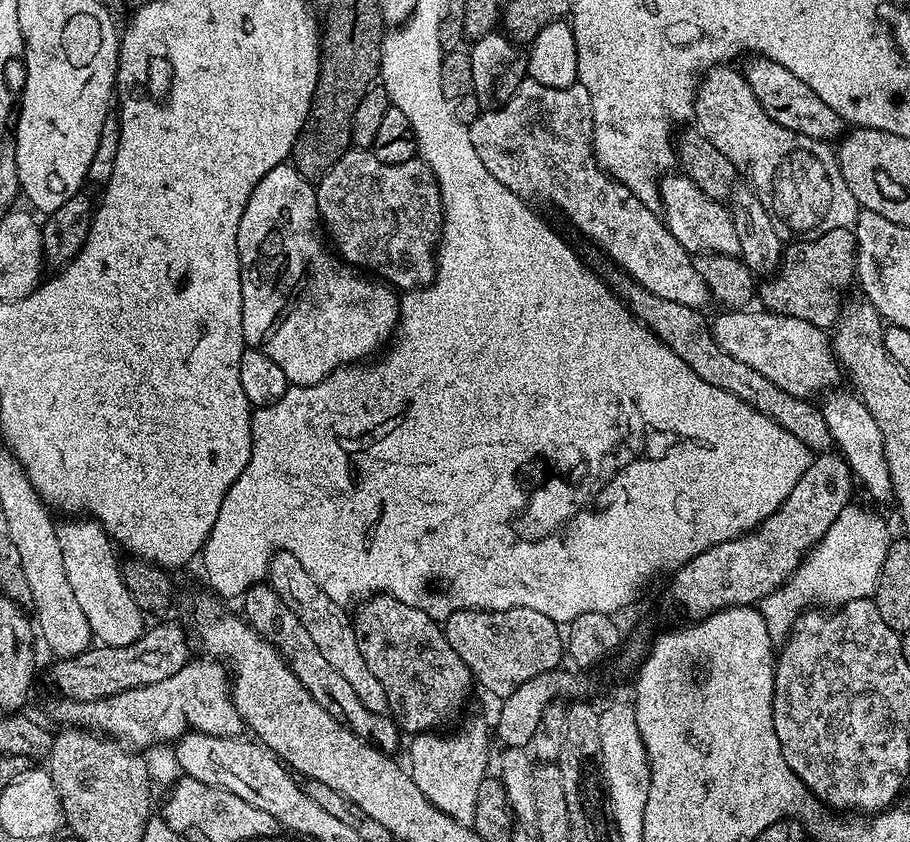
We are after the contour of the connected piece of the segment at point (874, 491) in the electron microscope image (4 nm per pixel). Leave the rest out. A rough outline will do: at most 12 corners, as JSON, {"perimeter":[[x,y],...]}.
{"perimeter":[[823,397],[833,445],[876,500],[893,499],[882,430],[860,397]]}

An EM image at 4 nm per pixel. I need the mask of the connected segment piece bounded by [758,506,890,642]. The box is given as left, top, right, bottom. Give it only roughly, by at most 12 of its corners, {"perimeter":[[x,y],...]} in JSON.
{"perimeter":[[844,508],[758,607],[773,641],[801,613],[871,597],[888,524]]}

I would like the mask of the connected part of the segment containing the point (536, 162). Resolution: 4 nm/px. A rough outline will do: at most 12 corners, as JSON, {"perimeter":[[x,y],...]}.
{"perimeter":[[526,78],[468,125],[650,294],[703,309],[693,253],[592,154],[579,82]]}

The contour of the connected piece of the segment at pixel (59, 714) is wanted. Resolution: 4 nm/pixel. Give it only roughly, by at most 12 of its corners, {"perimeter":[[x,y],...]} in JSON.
{"perimeter":[[223,663],[100,700],[57,699],[61,725],[133,750],[186,732],[239,737]]}

